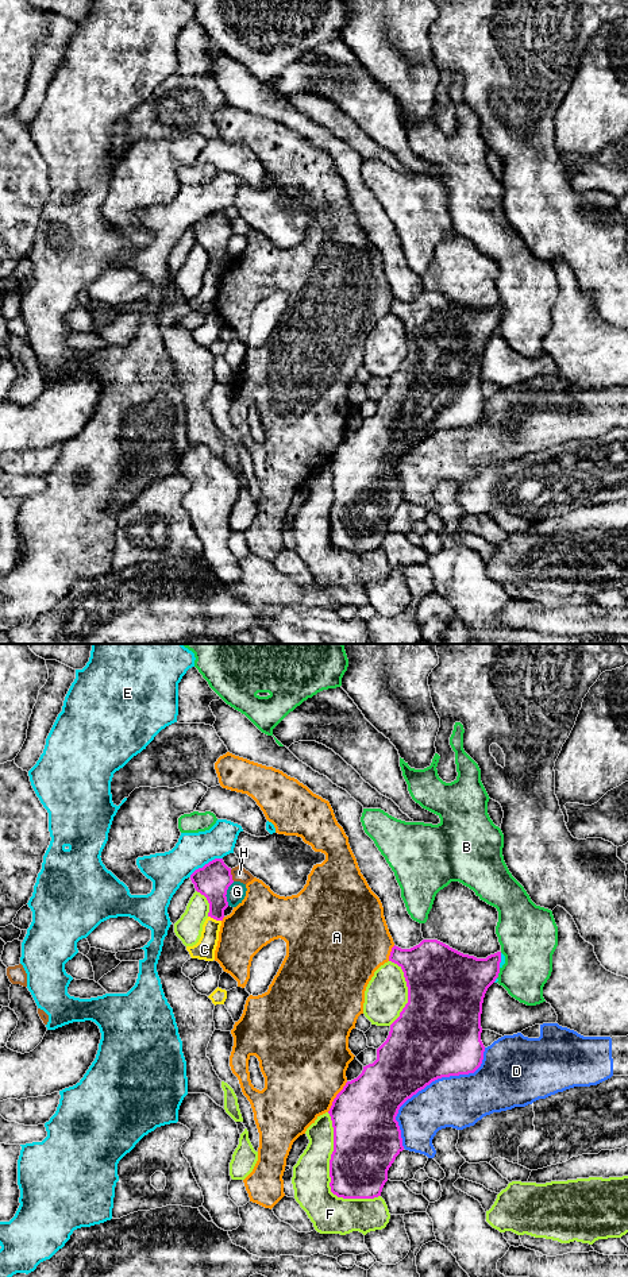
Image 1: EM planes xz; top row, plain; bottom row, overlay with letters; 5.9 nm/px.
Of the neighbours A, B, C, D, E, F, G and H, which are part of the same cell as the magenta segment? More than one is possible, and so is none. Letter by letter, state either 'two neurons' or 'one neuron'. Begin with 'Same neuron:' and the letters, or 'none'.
Same neuron: C
A: two neurons
B: two neurons
C: one neuron
D: two neurons
E: two neurons
F: two neurons
G: two neurons
H: two neurons

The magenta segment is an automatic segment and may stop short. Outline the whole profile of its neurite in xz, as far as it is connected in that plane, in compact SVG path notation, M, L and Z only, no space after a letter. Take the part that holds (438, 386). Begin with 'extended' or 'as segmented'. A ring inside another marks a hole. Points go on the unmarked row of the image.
as segmented | M423 292L419 297L411 301L401 301L394 297L392 300L389 313L397 316L404 324L408 339L408 355L400 364L400 369L390 377L390 383L386 393L377 401L377 412L373 416L363 418L362 425L357 431L346 435L343 441L334 451L332 458L328 463L334 479L334 504L330 512L330 539L334 547L343 551L374 551L381 548L382 540L388 533L388 522L394 514L396 509L404 502L401 482L398 474L396 472L396 468L400 459L408 451L411 451L413 447L416 447L419 443L424 441L427 437L438 431L474 425L481 418L485 404L485 398L481 393L482 355L488 340L498 329L501 304L490 306L486 310L477 310L474 308L463 306L438 292Z

